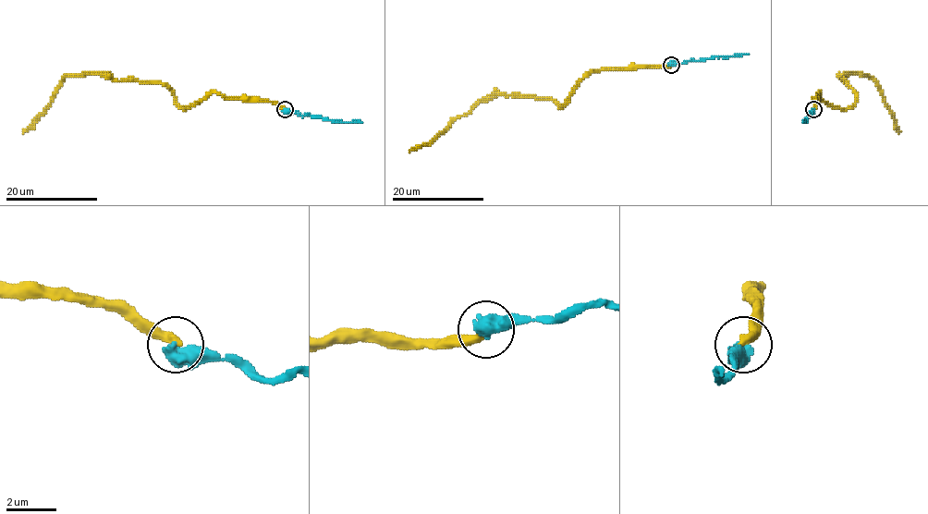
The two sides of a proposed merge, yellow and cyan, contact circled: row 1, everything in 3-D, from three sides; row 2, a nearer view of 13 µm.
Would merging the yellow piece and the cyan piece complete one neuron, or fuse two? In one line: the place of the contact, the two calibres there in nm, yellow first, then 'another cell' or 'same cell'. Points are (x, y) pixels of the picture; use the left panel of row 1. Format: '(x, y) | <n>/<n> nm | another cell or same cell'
(285, 109) | 360/700 nm | another cell

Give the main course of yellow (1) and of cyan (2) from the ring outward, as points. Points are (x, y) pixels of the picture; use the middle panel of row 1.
1: (671, 65), (592, 70), (560, 107), (547, 99), (491, 95), (455, 118), (435, 138), (409, 151)
2: (671, 65), (748, 54)

